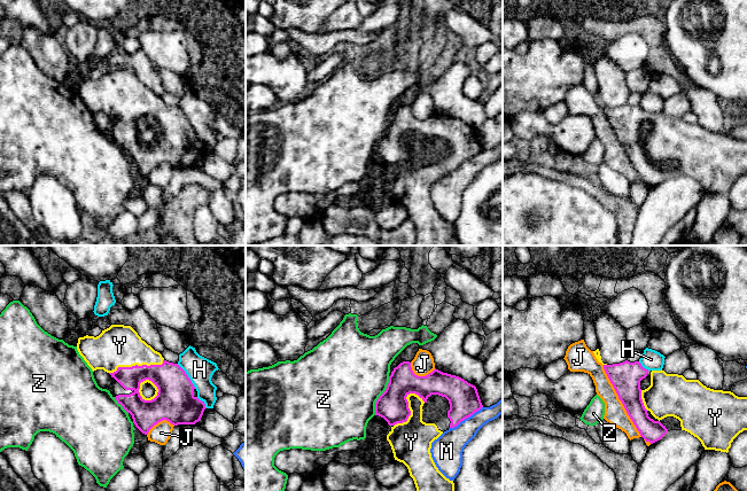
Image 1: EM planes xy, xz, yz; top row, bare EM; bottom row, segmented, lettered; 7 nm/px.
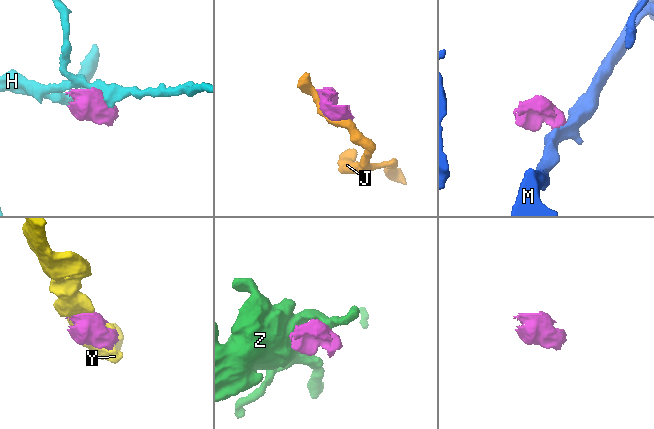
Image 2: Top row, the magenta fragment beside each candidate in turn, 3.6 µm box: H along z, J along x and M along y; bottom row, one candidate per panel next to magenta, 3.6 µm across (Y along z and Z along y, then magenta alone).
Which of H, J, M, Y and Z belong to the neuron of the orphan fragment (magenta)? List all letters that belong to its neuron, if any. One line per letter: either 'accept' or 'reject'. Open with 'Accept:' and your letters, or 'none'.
Accept: Y
H: reject
J: reject
M: reject
Y: accept
Z: reject

